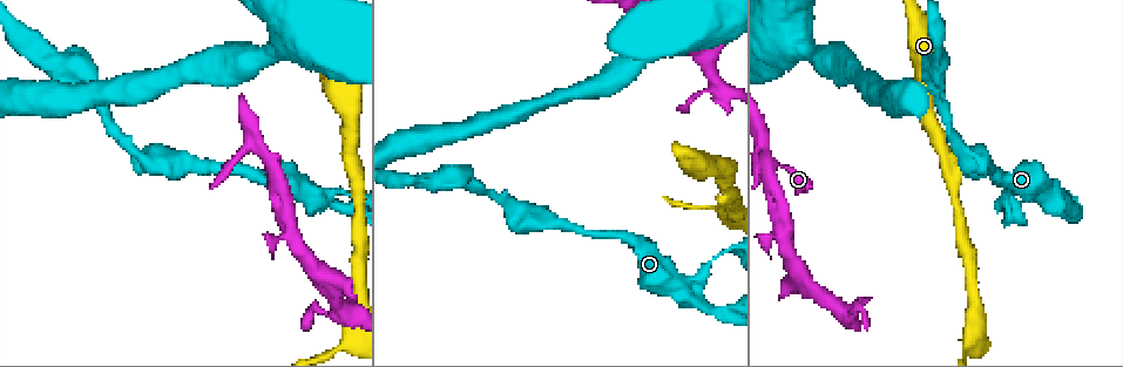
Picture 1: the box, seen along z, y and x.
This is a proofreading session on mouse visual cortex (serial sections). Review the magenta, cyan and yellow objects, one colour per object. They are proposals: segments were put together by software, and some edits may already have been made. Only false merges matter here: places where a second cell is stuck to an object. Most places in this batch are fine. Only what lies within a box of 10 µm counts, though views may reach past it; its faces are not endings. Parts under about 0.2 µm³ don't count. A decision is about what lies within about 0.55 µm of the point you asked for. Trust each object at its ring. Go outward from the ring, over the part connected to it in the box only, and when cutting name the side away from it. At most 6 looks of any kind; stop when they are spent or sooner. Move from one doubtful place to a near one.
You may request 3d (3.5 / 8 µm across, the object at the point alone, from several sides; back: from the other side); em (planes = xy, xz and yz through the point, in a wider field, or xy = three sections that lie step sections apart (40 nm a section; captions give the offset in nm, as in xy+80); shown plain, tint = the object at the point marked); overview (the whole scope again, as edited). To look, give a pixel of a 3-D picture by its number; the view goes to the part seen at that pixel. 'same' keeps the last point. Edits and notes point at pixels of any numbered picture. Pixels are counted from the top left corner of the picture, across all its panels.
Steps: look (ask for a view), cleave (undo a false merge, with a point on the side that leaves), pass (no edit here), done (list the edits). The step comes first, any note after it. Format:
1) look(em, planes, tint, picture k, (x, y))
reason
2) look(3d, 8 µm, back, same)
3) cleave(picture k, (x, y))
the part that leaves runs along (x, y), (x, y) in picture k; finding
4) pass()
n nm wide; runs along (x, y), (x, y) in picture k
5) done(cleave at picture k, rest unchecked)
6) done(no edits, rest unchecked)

look(3d, 3.5 µm, picture 1, (941, 88))
calibre changes

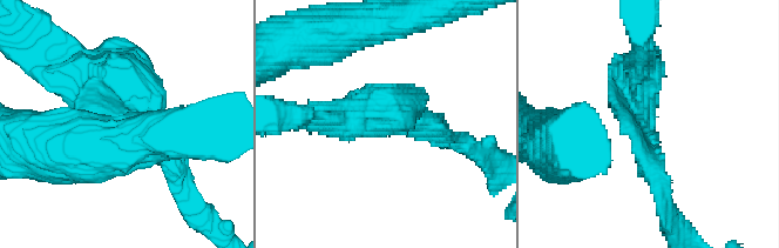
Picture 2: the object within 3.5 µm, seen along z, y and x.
look(em, xy, step 3, tint, picture 2, (650, 128))
shape alone is not enough

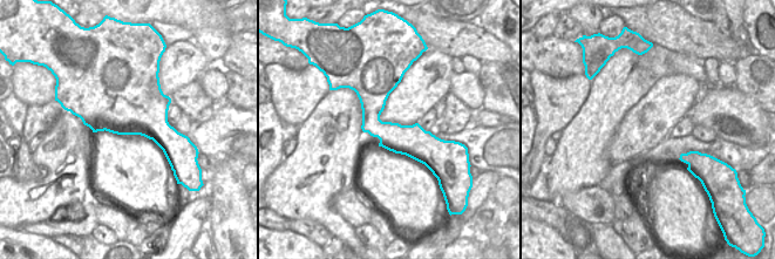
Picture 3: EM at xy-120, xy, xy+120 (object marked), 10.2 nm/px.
look(em, xy, step 5, tint, same)

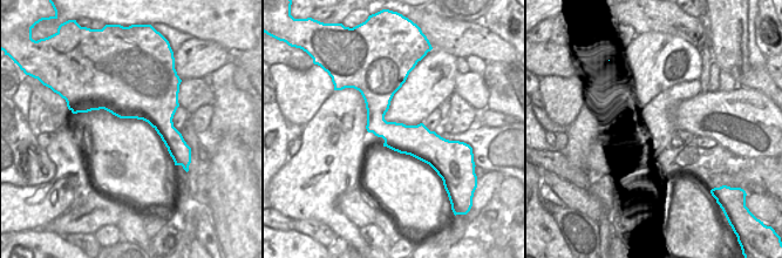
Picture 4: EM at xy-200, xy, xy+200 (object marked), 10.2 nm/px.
pass()
runs along (173, 163), (162, 141), (112, 127) in picture 2; all the same cell

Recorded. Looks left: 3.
look(3d, 3.5 µm, picture 1, (680, 285))
thick turns thin

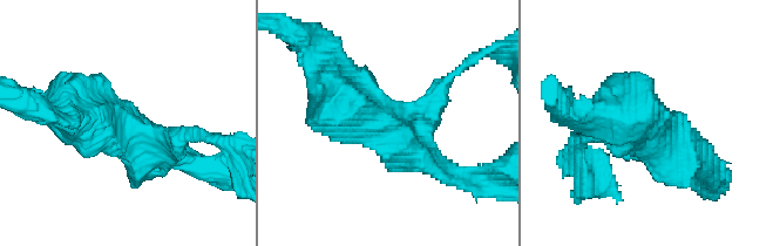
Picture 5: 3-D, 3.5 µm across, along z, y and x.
look(em, xy, step 5, tint, picture 5, (391, 121))
need the tissue

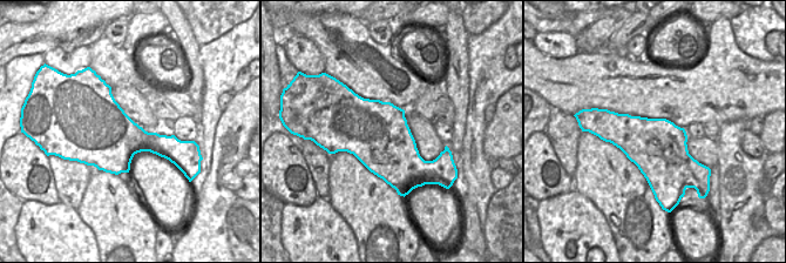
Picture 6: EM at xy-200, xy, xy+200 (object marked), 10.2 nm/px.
pass()
650 nm wide; runs along (327, 80), (446, 172) in picture 5; one cell here

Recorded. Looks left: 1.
done(no edits, rest unchecked)

